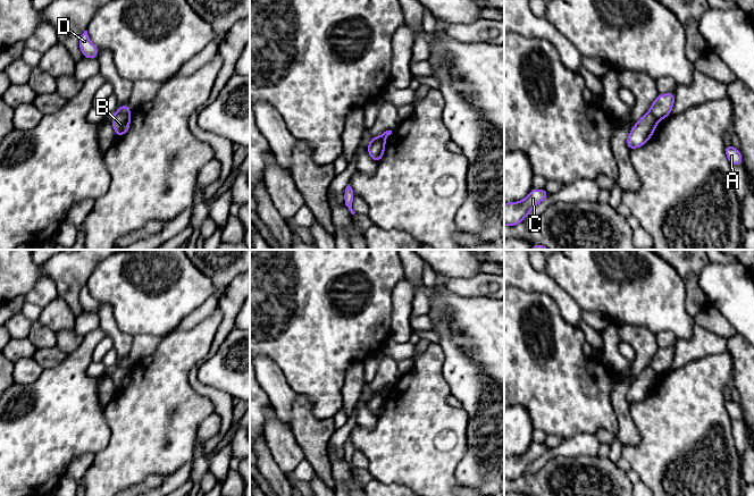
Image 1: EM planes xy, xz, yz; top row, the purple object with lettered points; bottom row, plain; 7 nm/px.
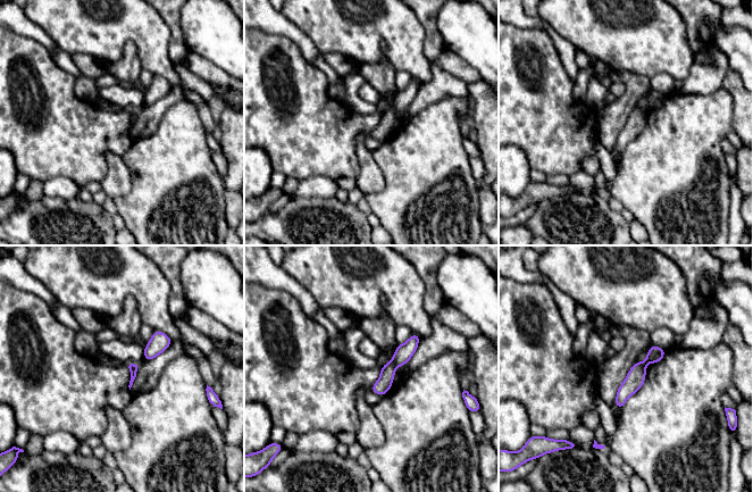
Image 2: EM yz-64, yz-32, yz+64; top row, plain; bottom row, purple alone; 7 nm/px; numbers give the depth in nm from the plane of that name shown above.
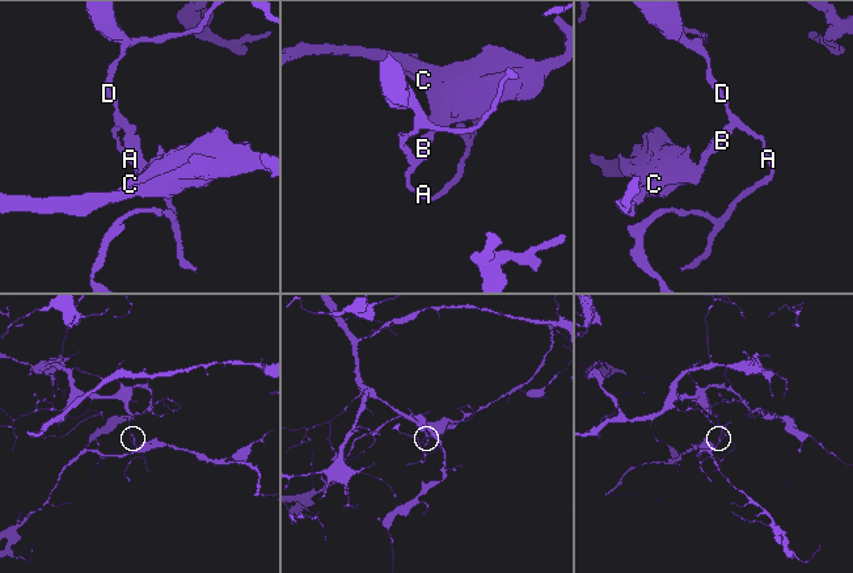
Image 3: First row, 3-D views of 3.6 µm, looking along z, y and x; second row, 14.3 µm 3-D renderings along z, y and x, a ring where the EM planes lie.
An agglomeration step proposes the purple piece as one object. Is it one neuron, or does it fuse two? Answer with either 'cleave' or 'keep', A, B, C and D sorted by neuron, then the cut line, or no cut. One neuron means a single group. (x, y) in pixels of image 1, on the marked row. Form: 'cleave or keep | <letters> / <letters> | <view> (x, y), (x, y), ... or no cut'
cleave | A D / B C | xz (384, 141), (370, 143)

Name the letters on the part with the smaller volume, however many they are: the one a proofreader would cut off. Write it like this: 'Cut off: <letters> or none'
Cut off: B, C

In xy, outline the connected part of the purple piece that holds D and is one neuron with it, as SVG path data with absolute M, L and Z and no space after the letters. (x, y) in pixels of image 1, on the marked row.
M84 31L84 33L81 35L78 45L81 48L83 56L86 59L95 59L97 58L97 56L99 53L99 49L90 41L87 31Z

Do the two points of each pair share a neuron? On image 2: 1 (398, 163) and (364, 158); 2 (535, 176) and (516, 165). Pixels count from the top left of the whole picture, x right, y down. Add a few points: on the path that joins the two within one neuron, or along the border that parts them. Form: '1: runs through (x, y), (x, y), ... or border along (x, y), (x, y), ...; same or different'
1: border along (370, 152), (381, 171), (383, 184); different
2: border along (532, 171), (529, 180); different

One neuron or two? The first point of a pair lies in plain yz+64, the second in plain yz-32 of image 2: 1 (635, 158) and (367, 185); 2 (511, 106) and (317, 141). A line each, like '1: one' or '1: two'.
1: two
2: one

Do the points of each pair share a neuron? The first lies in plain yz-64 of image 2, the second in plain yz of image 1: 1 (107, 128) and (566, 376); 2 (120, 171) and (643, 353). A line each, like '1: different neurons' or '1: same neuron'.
1: same neuron
2: same neuron

